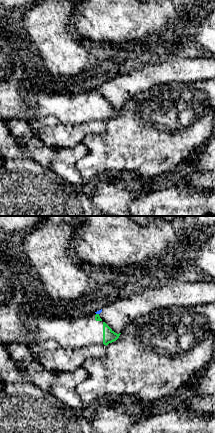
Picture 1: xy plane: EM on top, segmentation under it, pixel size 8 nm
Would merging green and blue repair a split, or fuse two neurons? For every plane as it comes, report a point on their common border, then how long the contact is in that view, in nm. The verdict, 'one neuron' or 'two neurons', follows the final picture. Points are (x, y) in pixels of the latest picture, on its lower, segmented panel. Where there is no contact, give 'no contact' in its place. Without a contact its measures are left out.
contact (97, 314); length 30 nm

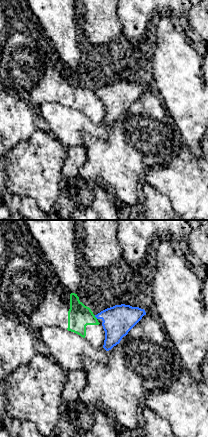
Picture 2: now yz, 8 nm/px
contact (95, 317); length 40 nm

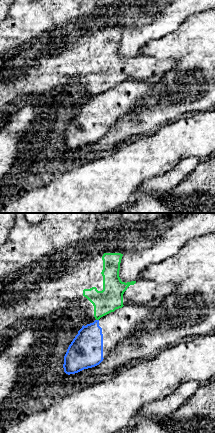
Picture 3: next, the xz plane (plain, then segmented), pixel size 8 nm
contact (97, 319); length 30 nm

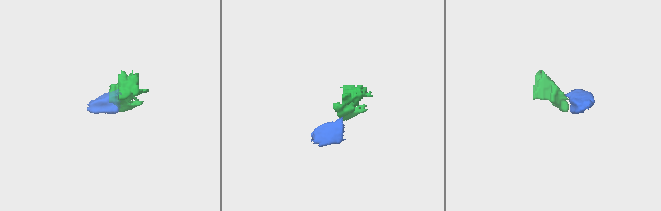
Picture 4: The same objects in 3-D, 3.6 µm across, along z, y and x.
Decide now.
two neurons

